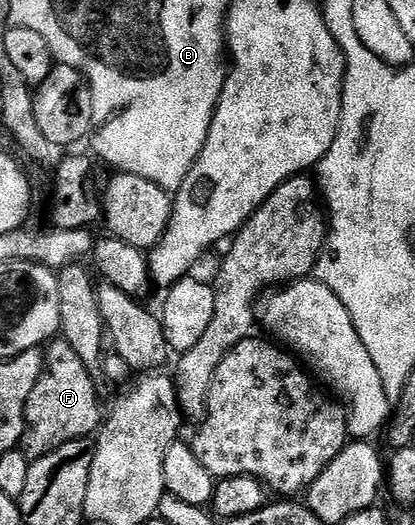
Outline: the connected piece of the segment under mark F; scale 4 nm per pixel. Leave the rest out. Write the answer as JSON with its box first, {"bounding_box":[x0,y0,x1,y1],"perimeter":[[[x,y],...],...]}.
{"bounding_box":[24,339,104,459],"perimeter":[[[61,339],[51,340],[44,356],[46,370],[36,387],[32,387],[26,404],[24,452],[30,459],[48,455],[64,447],[64,443],[93,438],[104,421],[104,409],[98,402],[100,395],[92,383],[92,375],[88,375],[88,367],[84,367],[70,344]]]}

